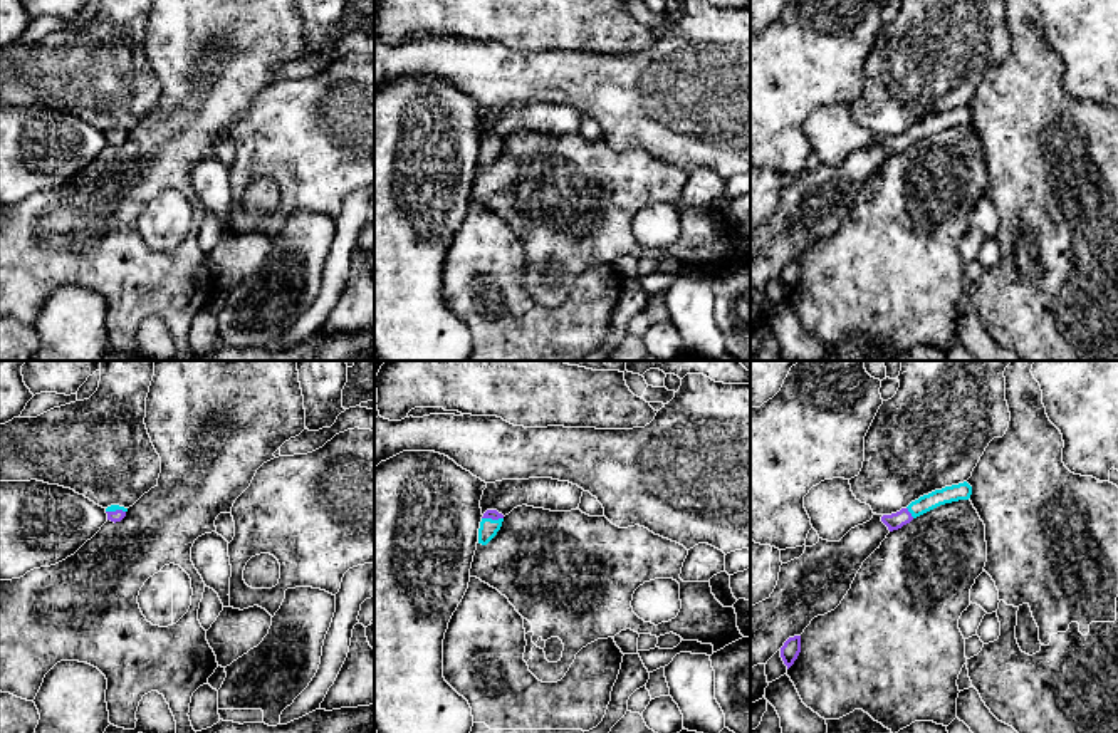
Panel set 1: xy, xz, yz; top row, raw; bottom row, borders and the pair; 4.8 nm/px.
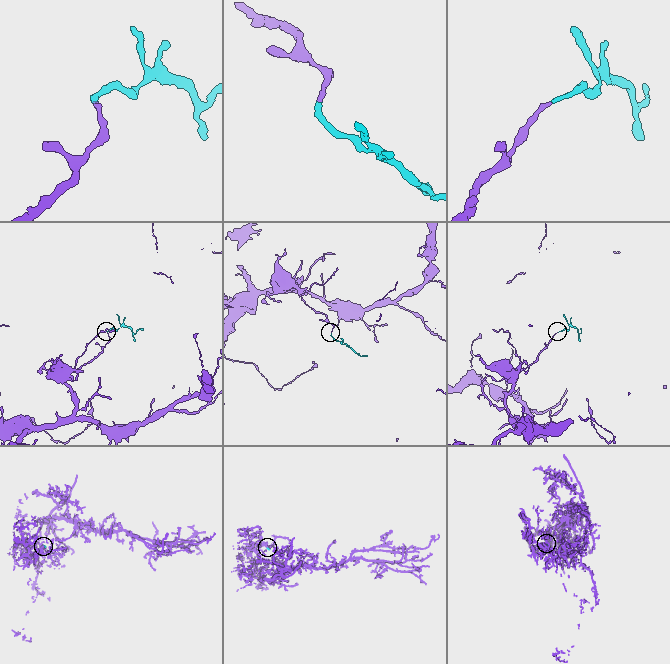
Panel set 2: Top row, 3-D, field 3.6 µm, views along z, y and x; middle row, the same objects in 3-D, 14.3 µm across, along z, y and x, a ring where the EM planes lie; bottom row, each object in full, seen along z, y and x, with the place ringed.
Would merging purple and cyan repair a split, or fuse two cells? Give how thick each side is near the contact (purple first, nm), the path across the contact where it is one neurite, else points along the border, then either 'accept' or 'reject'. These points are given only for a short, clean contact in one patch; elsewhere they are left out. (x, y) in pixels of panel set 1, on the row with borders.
80 nm thick on the purple side, 80 nm on the other; runs through yz (895, 520), (909, 512), (956, 492); accept

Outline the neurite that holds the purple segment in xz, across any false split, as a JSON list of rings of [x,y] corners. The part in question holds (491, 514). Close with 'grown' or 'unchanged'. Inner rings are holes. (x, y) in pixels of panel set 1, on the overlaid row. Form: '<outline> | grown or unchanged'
[[[487,510],[478,528],[478,543],[487,545],[500,530],[504,515],[497,510]]] | grown

